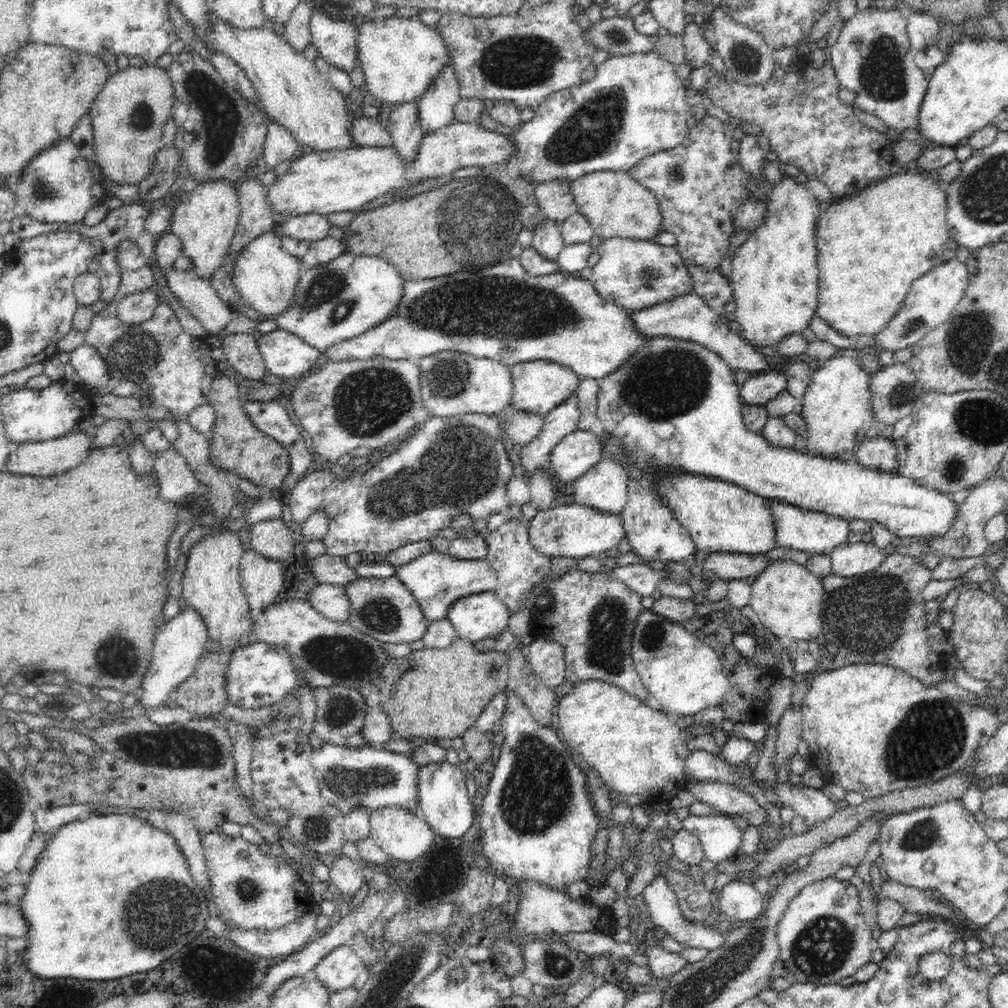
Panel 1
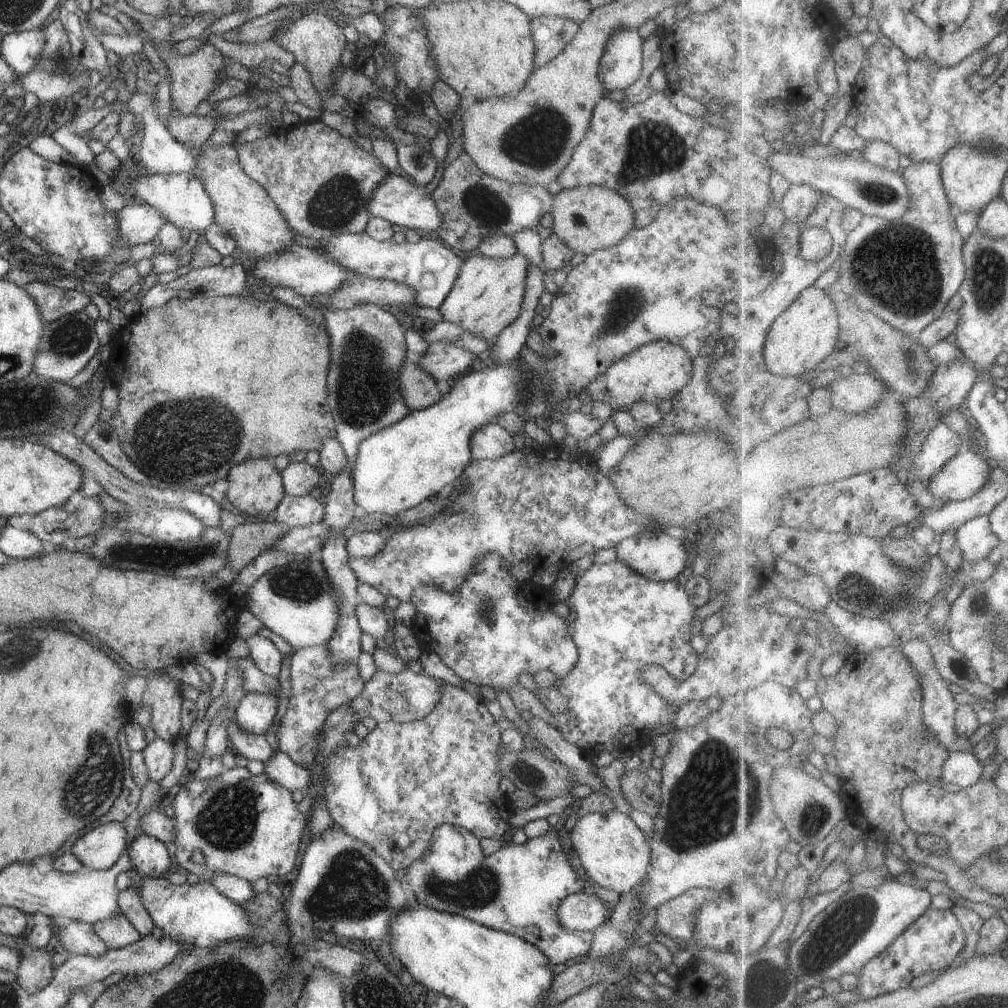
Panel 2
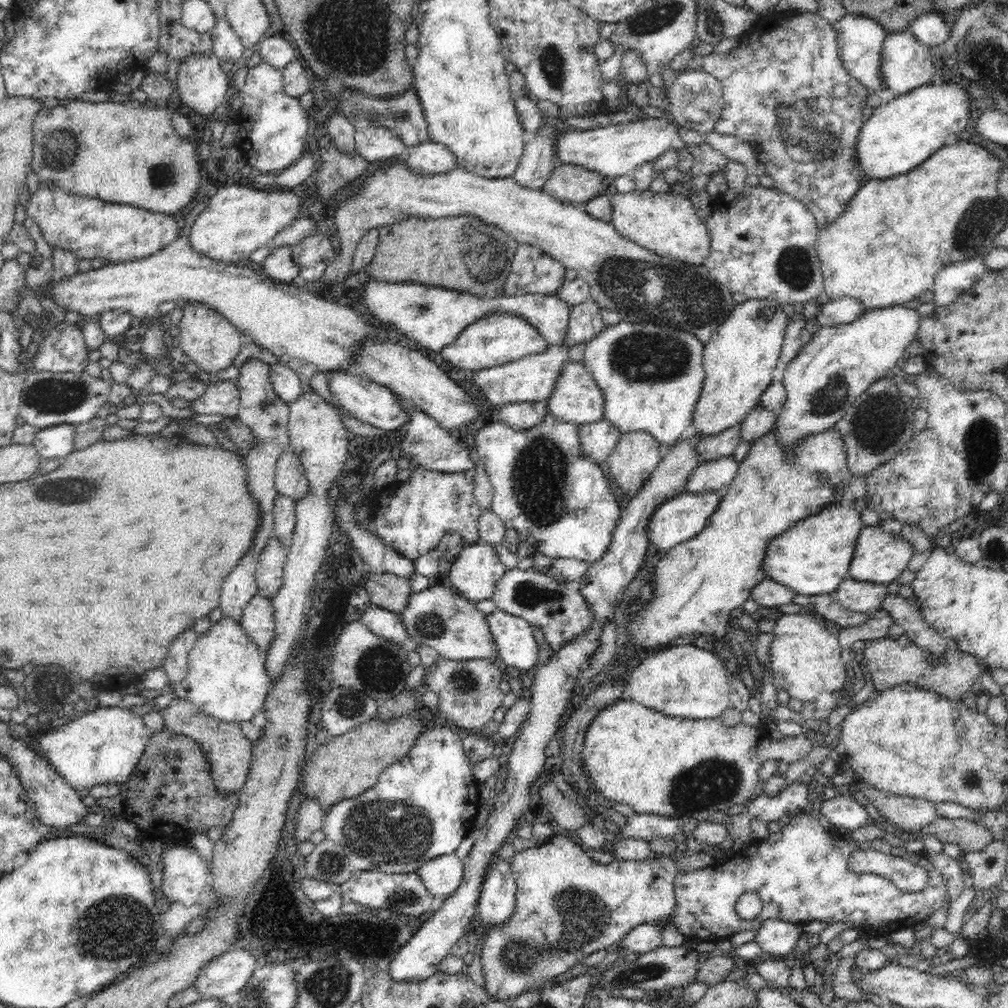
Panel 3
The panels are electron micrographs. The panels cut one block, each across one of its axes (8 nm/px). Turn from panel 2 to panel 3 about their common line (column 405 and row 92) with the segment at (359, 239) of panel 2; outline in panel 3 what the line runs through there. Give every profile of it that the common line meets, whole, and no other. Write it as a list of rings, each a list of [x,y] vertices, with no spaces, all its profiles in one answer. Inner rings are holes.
[[[260,62],[249,68],[245,84],[241,89],[242,108],[232,115],[234,122],[239,124],[238,136],[241,142],[237,144],[243,152],[246,162],[260,172],[280,172],[287,170],[305,152],[306,136],[308,136],[308,111],[300,105],[299,97],[288,96],[283,89],[281,70],[272,68],[265,62]]]

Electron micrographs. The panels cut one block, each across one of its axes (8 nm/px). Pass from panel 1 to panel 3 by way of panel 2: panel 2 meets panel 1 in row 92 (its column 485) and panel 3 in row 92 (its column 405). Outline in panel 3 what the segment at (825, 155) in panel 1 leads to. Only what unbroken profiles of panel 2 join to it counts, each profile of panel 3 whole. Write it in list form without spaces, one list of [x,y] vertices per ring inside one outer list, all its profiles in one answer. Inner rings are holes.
[[[802,12],[802,14],[790,15],[789,18],[784,18],[781,21],[776,22],[776,26],[766,27],[762,31],[760,36],[756,38],[756,32],[758,28],[754,28],[750,34],[746,34],[742,37],[742,42],[738,43],[736,47],[733,47],[730,52],[726,53],[710,53],[708,55],[694,55],[692,59],[687,63],[684,71],[706,71],[711,75],[714,75],[720,82],[723,88],[723,99],[725,100],[725,106],[723,107],[722,114],[718,121],[714,124],[714,130],[718,134],[726,134],[728,136],[736,136],[748,144],[754,149],[754,155],[756,158],[764,164],[766,168],[767,176],[771,176],[774,179],[775,188],[780,190],[784,194],[790,195],[790,197],[802,202],[802,205],[806,206],[808,212],[812,214],[817,222],[818,229],[824,229],[829,224],[832,224],[838,217],[842,215],[842,212],[846,210],[850,200],[854,198],[858,189],[861,188],[865,181],[864,172],[858,165],[857,156],[855,156],[855,146],[862,122],[862,109],[866,106],[866,98],[868,98],[869,92],[858,79],[854,79],[842,65],[840,56],[838,56],[837,42],[835,28],[829,22],[826,22],[817,12]]]

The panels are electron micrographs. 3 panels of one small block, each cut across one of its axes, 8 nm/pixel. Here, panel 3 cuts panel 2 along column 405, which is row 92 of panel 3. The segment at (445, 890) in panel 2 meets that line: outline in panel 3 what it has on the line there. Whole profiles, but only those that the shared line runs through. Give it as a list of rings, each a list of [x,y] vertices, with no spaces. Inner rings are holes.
[[[846,13],[842,18],[839,18],[834,24],[836,33],[836,42],[838,56],[844,65],[844,69],[858,79],[868,92],[878,93],[885,89],[881,72],[879,72],[879,60],[881,59],[882,47],[887,35],[887,31],[882,28],[882,25],[867,16],[860,16]]]

